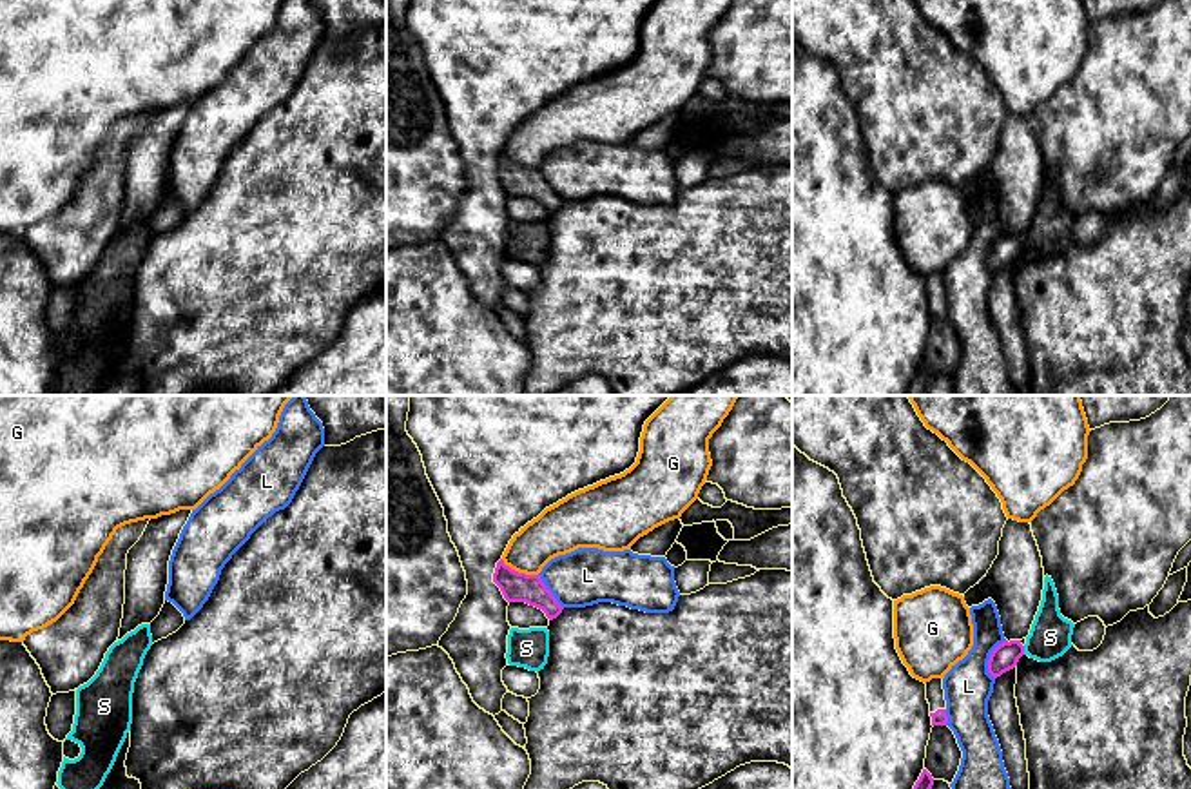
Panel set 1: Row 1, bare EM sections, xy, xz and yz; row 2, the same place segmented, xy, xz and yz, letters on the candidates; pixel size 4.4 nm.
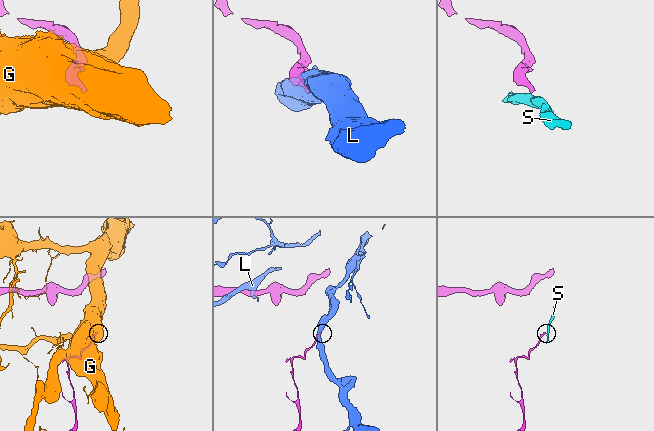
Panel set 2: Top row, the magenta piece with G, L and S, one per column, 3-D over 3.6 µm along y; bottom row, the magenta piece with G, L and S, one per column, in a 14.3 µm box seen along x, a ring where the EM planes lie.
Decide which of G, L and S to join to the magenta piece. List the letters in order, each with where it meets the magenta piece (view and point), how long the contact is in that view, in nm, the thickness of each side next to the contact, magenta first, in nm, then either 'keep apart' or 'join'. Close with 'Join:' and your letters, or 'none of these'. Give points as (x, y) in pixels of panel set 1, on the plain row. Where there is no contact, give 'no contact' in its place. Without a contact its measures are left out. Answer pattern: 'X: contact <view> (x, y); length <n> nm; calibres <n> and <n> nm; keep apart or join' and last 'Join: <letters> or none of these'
G: contact xz (517, 165); length 180 nm; calibres 130 and 220 nm; keep apart
L: contact yz (990, 253); length 190 nm; calibres 120 and 220 nm; keep apart
S: contact yz (1023, 243); length 40 nm; calibres 120 and 190 nm; keep apart
Join: none of these

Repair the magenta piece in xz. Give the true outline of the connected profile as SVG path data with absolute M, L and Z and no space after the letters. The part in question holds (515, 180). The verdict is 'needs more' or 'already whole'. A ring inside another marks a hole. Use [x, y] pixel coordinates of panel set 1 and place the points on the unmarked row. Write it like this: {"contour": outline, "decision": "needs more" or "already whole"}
{"contour": "M500 152L497 156L493 176L500 181L508 196L526 196L546 207L549 214L562 207L562 200L553 187L546 181L540 169L526 169L511 163Z", "decision": "already whole"}

